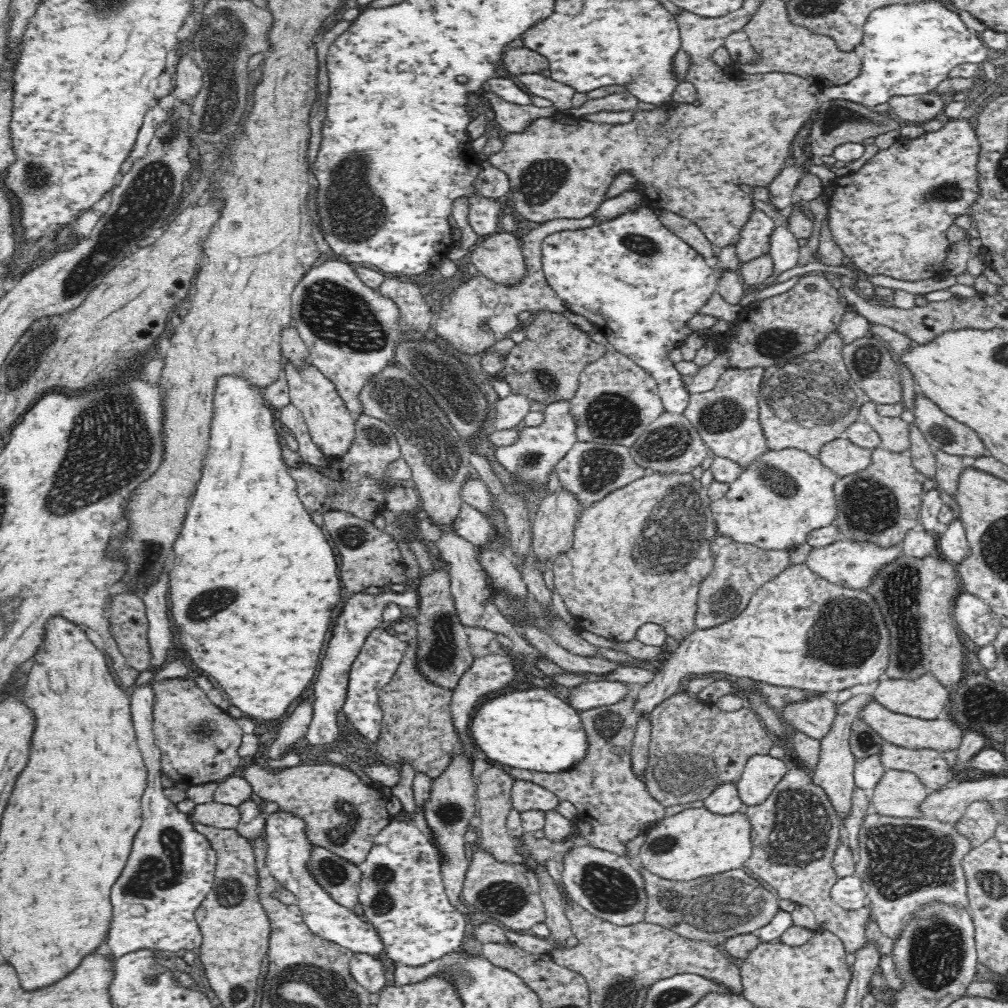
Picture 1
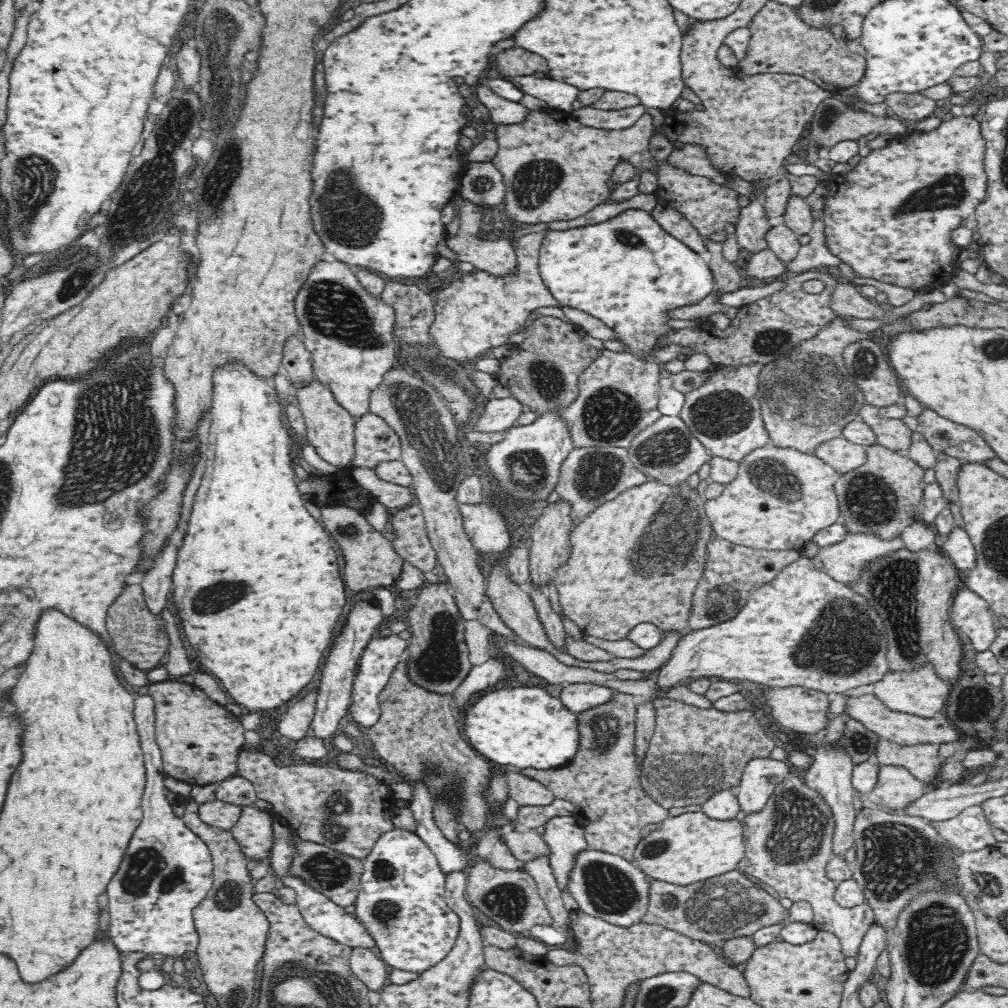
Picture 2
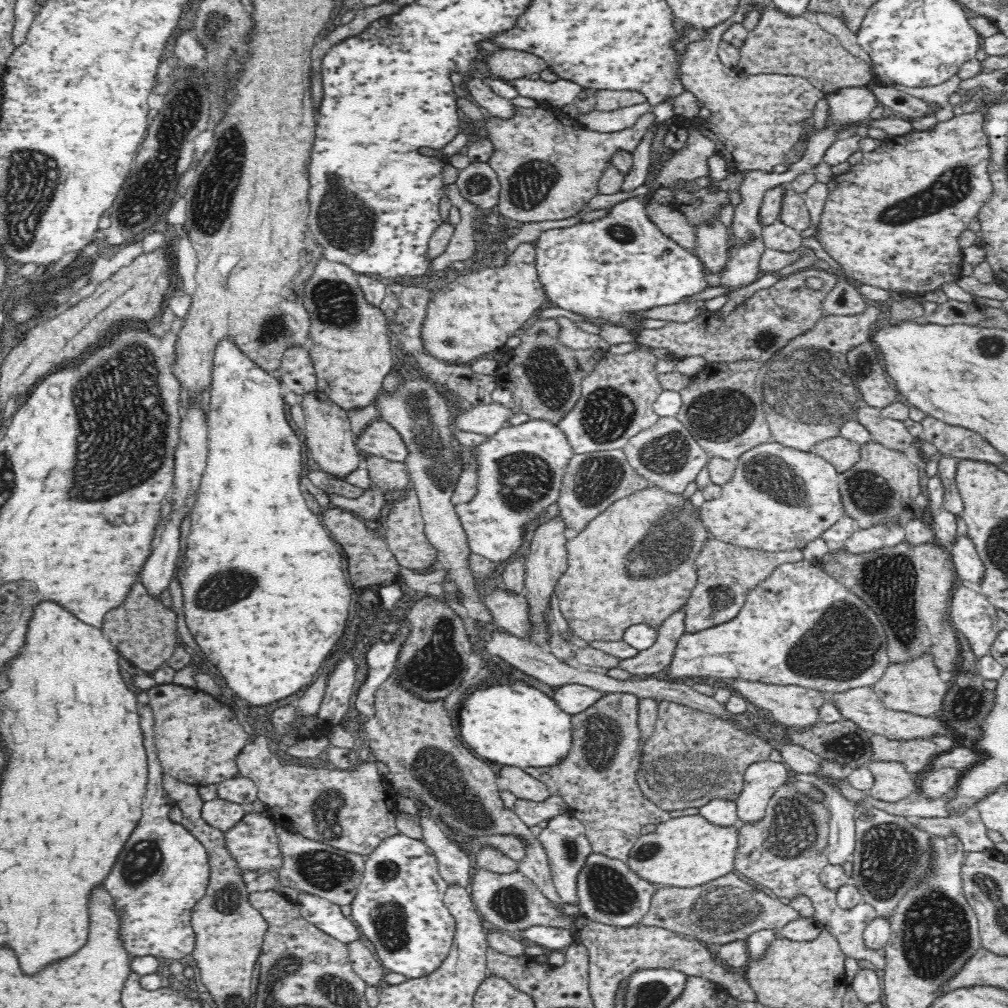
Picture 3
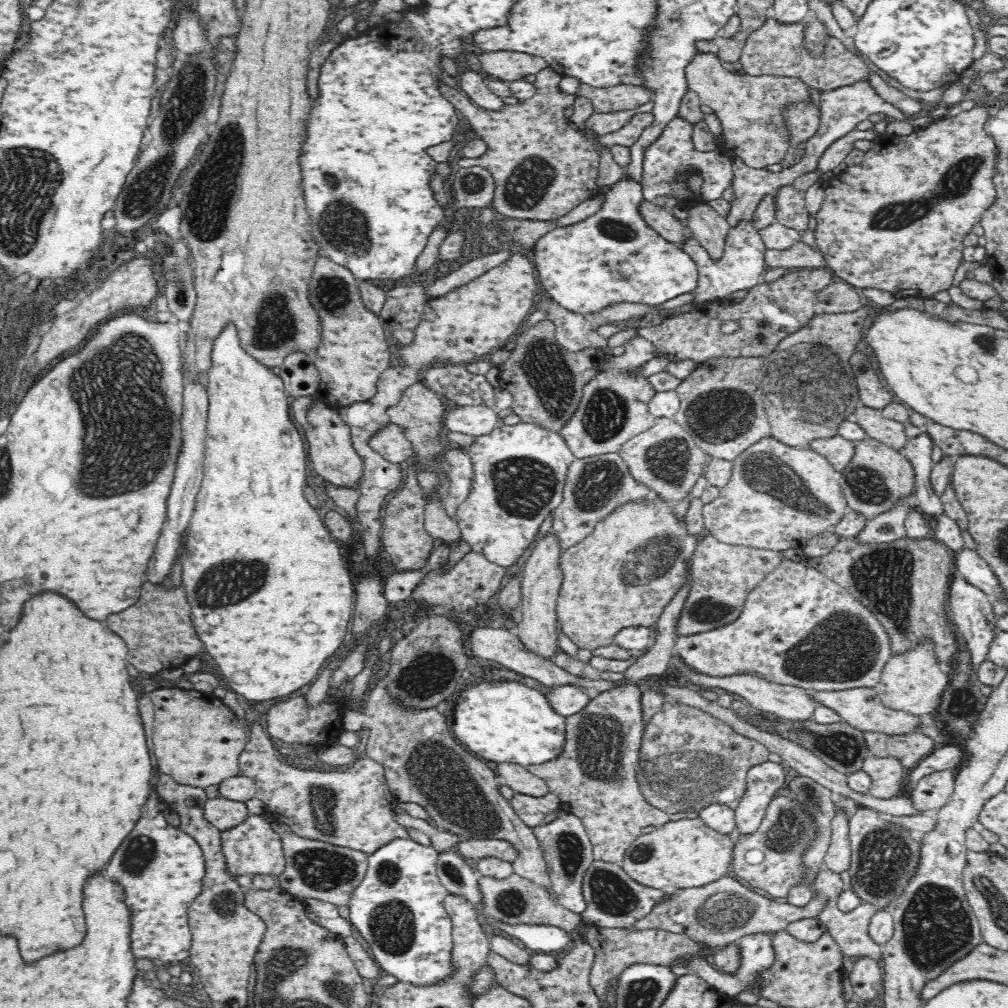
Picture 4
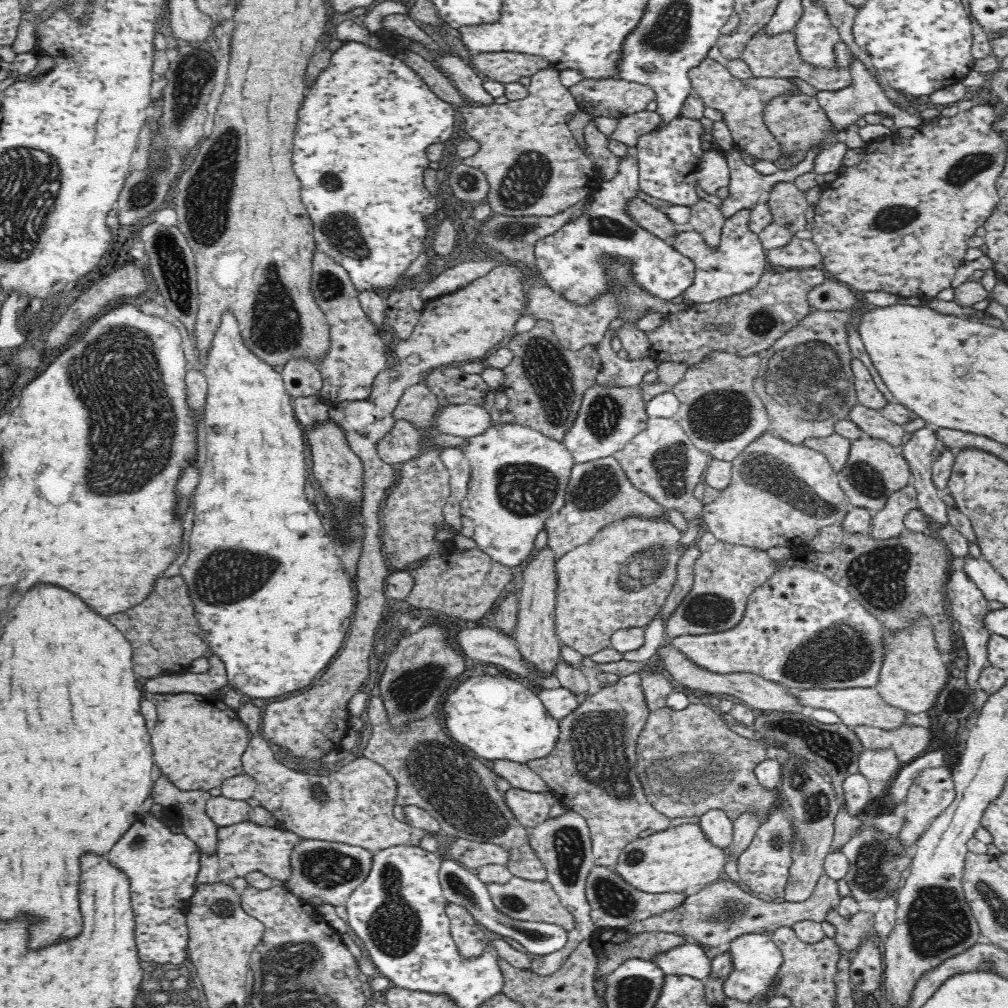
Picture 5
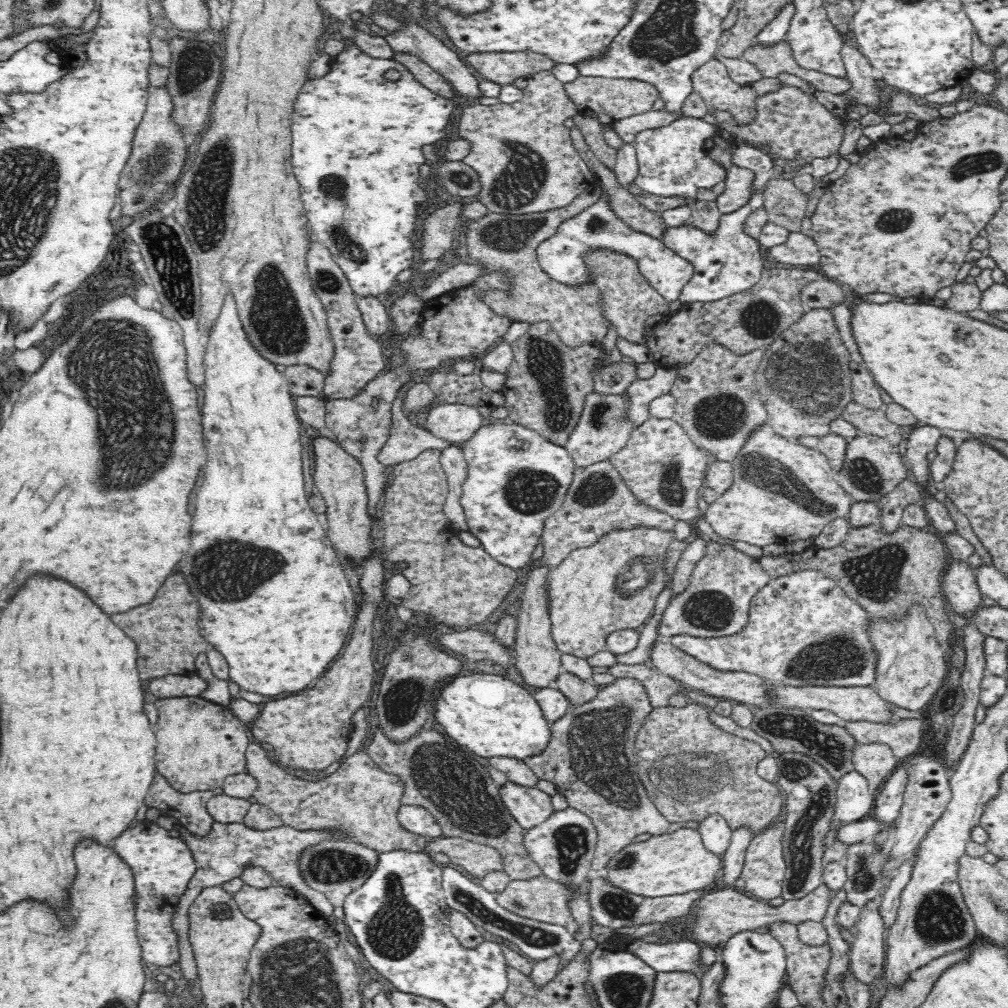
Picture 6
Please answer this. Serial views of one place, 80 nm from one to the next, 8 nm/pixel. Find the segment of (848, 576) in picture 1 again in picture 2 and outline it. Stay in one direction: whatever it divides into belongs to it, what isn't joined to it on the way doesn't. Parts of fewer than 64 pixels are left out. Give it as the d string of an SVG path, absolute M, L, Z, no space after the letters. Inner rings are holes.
M852 532L842 542L822 547L811 561L818 570L846 585L858 580L866 564L898 548L905 548L901 536L886 540L873 532Z

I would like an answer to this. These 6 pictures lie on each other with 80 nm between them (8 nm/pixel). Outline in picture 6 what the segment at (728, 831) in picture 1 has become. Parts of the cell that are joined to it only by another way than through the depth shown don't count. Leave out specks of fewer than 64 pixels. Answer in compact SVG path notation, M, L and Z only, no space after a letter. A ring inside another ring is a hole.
M682 828L625 846L608 860L604 868L610 885L632 895L656 898L702 891L714 882L721 868L721 857L704 847L699 829Z

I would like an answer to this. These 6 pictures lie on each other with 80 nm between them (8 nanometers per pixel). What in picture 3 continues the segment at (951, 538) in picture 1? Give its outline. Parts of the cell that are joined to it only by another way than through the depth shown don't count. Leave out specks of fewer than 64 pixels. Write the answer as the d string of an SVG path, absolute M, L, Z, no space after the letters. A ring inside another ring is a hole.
M958 537L948 549L961 580L974 587L980 586L985 581L985 567L971 539Z

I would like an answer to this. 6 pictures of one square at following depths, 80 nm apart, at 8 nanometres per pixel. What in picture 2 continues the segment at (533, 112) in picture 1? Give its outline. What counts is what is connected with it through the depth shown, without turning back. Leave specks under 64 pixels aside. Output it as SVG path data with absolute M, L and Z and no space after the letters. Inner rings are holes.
M478 83L474 88L478 100L489 110L493 123L518 124L528 114L528 108L498 96L488 85Z

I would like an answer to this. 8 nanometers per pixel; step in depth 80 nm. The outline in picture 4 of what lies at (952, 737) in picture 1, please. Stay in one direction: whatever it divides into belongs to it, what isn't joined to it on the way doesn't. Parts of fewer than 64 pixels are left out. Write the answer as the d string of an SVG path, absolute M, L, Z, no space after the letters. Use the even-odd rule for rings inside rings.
M850 688L840 691L814 691L811 698L820 706L830 708L840 715L842 721L861 731L871 730L884 734L898 735L918 730L920 717L884 706L874 688Z

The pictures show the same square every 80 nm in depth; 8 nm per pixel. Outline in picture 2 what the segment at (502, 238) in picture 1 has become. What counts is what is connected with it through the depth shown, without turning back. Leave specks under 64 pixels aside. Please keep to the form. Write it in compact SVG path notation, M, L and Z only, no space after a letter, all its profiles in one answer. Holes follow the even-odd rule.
M459 191L454 193L451 201L459 207L458 216L460 218L460 226L457 233L447 239L447 248L454 252L455 258L448 259L439 256L430 272L434 272L434 274L440 272L440 274L443 274L455 259L458 262L470 262L470 264L473 264L475 270L485 270L496 276L505 276L504 274L514 272L516 270L516 255L514 255L514 245L509 240L494 240L490 242L479 240L478 233L480 231L484 208L468 200L468 198L464 198L460 195Z

